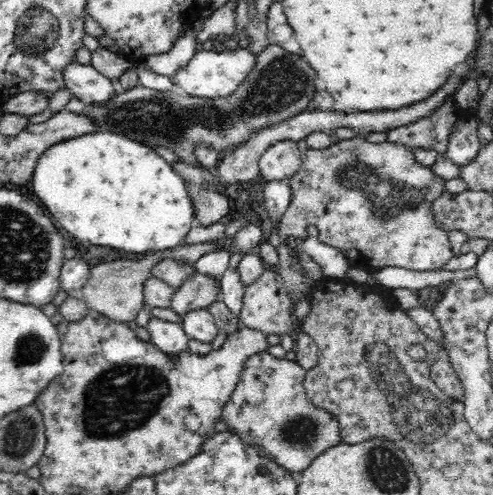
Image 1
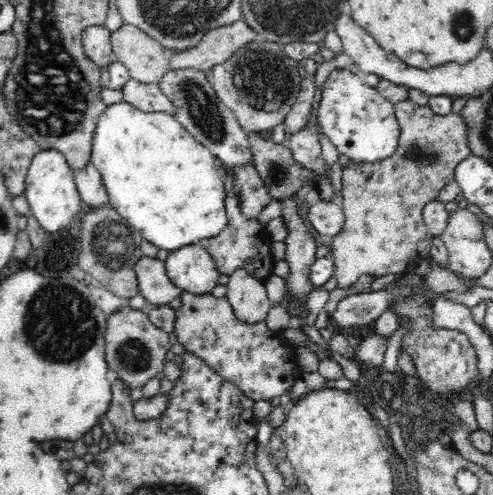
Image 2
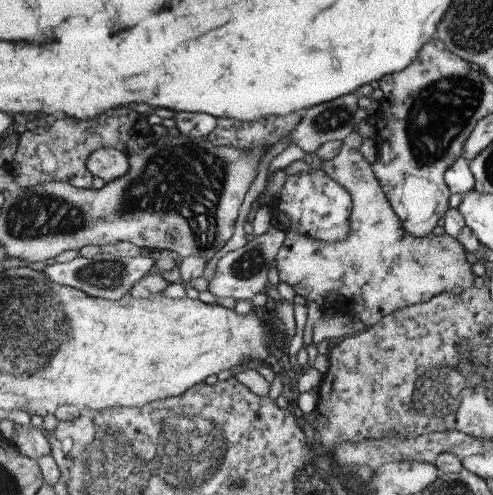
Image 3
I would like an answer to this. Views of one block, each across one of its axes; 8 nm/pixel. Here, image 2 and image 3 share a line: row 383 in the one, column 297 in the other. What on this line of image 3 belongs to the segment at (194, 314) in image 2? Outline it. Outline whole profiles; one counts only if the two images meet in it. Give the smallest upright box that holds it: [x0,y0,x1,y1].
[275,130,475,328]

